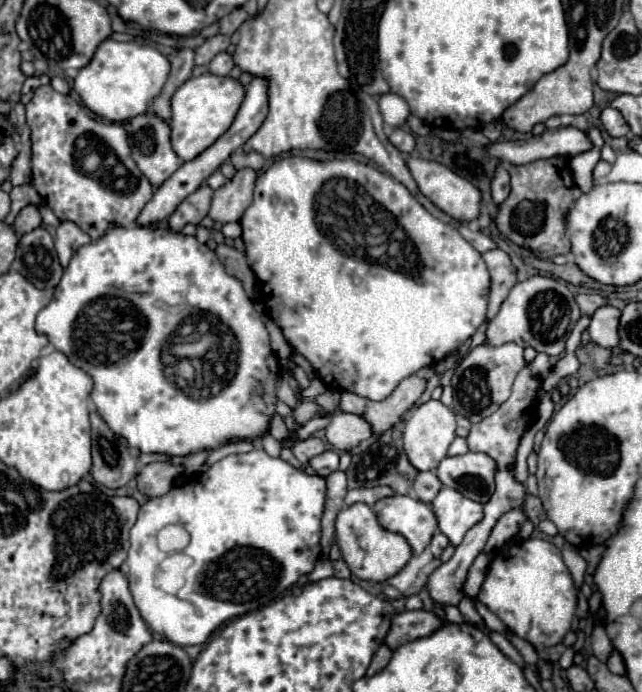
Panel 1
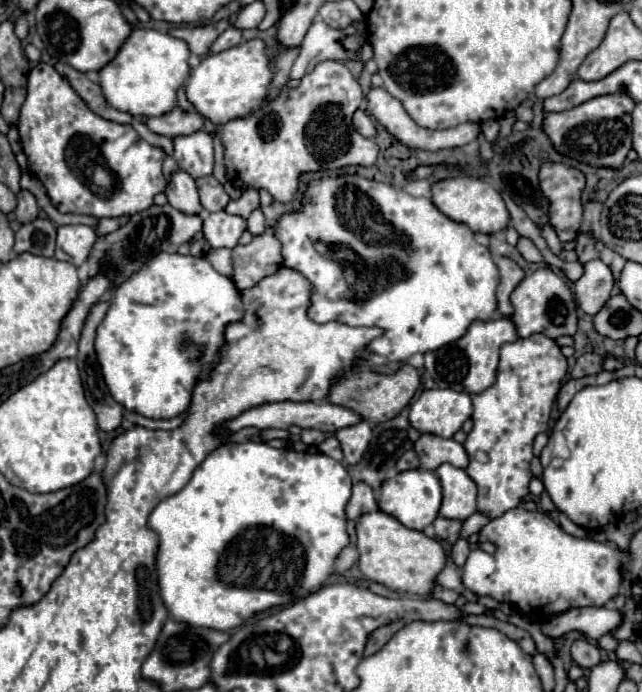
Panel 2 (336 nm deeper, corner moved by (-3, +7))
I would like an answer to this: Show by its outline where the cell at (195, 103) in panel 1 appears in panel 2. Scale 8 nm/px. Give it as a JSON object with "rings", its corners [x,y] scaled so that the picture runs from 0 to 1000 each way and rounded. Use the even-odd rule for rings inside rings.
{"rings":[[[394,55],[341,78],[319,81],[313,92],[298,101],[288,130],[307,162],[335,179],[350,179],[363,171],[379,171],[400,156],[416,142],[428,107],[431,92],[416,78],[413,61],[407,55]]]}

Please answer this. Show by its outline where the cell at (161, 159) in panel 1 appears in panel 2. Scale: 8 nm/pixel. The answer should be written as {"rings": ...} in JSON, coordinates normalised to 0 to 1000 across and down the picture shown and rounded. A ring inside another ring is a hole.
{"rings":[[[273,249],[260,260],[257,283],[269,301],[276,301],[285,309],[313,309],[316,298],[307,280],[304,260],[291,249]]]}

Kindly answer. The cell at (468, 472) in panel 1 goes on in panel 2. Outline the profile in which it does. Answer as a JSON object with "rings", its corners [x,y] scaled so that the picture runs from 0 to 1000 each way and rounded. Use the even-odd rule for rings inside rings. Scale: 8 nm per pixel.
{"rings":[[[656,627],[643,647],[656,665],[656,676],[662,676],[662,679],[678,679],[681,673],[687,673],[693,668],[706,671],[709,676],[724,676],[731,668],[721,642],[709,639],[706,633]]]}

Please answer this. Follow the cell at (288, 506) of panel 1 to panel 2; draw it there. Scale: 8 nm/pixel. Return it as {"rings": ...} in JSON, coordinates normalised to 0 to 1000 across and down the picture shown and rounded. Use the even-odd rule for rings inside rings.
{"rings":[[[354,639],[354,642],[344,642],[341,647],[335,647],[335,650],[332,650],[332,653],[329,653],[329,656],[310,671],[310,676],[301,682],[294,699],[291,699],[282,711],[269,714],[269,717],[263,717],[263,720],[257,720],[257,723],[251,723],[251,725],[245,728],[245,734],[235,740],[235,746],[232,746],[232,763],[241,766],[241,769],[248,772],[245,832],[248,832],[251,864],[254,864],[260,882],[266,884],[269,896],[276,896],[276,899],[288,899],[288,902],[298,902],[298,905],[319,905],[319,908],[335,908],[335,910],[360,910],[360,908],[375,905],[382,896],[394,893],[397,887],[403,887],[403,884],[410,884],[410,882],[419,882],[419,879],[425,879],[425,876],[441,876],[441,873],[463,870],[463,867],[481,861],[484,855],[497,853],[497,850],[509,841],[509,835],[519,829],[519,824],[522,824],[522,806],[525,806],[528,798],[544,786],[544,772],[540,772],[540,746],[537,746],[537,731],[540,731],[544,720],[547,720],[547,691],[544,691],[544,682],[537,679],[537,673],[534,673],[531,668],[525,668],[525,665],[506,659],[506,656],[478,656],[478,653],[460,653],[460,650],[450,650],[450,647],[425,647],[425,645],[413,642],[413,639],[382,639],[382,642],[363,642],[363,639]]]}

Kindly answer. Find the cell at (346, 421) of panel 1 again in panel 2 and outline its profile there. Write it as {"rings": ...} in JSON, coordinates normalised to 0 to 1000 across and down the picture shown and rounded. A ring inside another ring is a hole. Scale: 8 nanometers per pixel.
{"rings":[[[565,607],[556,616],[540,616],[540,618],[525,621],[522,630],[531,639],[531,647],[537,656],[537,671],[556,671],[575,645],[578,618]]]}

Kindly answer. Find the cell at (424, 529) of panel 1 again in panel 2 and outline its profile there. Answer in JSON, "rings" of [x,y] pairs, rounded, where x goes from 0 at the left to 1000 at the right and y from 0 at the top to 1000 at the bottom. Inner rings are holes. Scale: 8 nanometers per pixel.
{"rings":[[[646,676],[646,679],[631,679],[621,682],[615,691],[600,694],[593,699],[593,717],[590,717],[590,734],[600,743],[609,743],[618,749],[628,760],[643,763],[643,766],[659,766],[665,763],[684,743],[687,731],[687,699],[678,682]]]}

